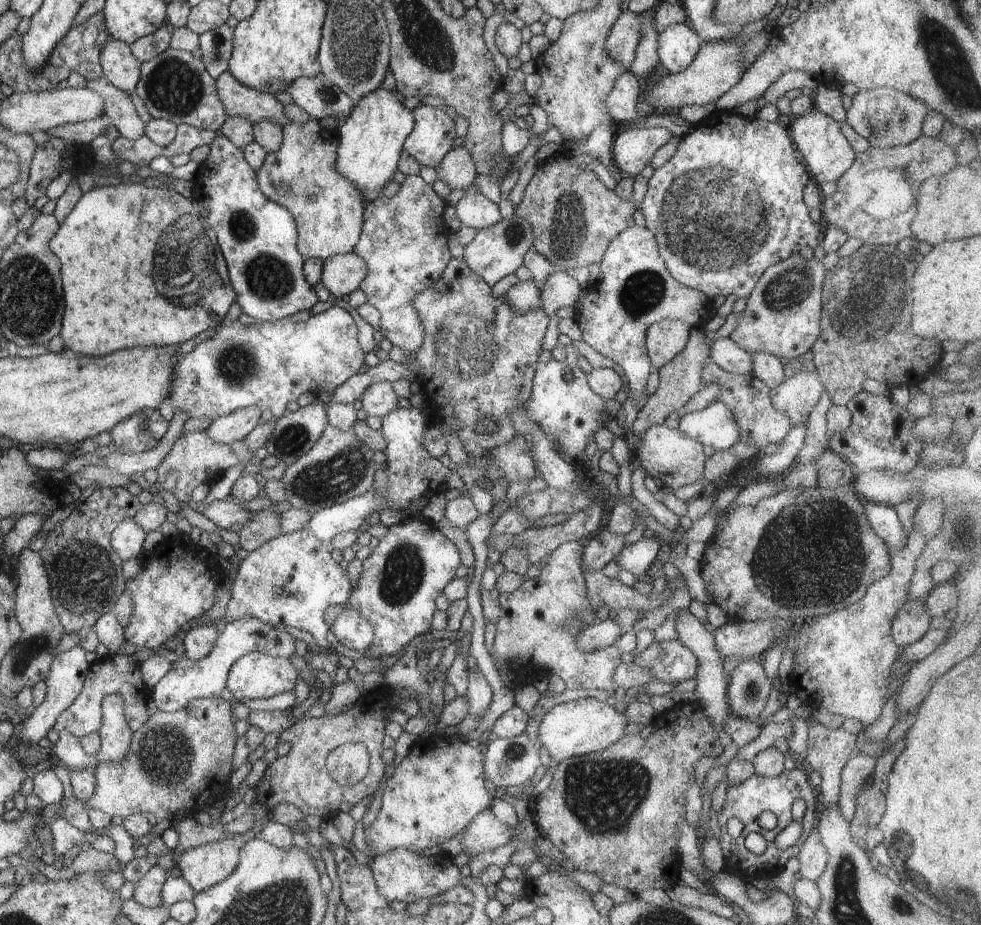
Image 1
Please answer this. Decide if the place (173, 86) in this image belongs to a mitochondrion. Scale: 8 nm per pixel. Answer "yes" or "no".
yes

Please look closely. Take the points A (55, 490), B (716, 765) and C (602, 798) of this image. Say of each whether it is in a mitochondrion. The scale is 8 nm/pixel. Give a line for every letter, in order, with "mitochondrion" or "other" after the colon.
A: other
B: other
C: mitochondrion

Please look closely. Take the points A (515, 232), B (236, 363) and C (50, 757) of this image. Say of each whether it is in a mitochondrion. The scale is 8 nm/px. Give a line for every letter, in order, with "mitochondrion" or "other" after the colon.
A: mitochondrion
B: mitochondrion
C: other

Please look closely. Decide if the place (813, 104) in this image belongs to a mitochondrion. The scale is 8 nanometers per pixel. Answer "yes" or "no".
no

